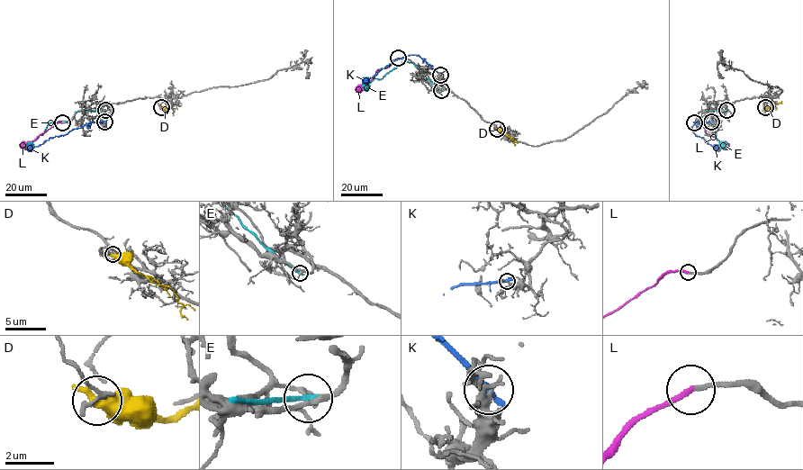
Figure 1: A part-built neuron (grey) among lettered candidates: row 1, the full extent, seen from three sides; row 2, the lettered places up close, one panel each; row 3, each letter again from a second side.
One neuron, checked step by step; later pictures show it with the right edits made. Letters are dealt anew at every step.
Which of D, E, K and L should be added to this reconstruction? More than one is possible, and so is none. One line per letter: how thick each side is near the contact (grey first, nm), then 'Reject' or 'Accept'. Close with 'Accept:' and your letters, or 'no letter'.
D: Thickness 200 nm (grey) against 550 nm. Reject
E: Thickness 150 nm (grey) against 240 nm. Reject
K: Thickness 200 nm (grey) against 340 nm. Reject
L: Thickness 190 nm (grey) against 240 nm. Accept
Accept: L

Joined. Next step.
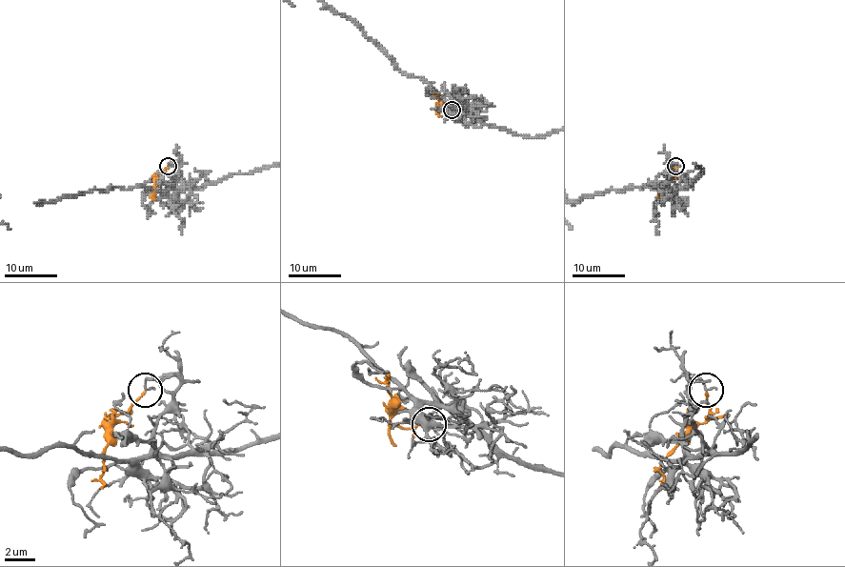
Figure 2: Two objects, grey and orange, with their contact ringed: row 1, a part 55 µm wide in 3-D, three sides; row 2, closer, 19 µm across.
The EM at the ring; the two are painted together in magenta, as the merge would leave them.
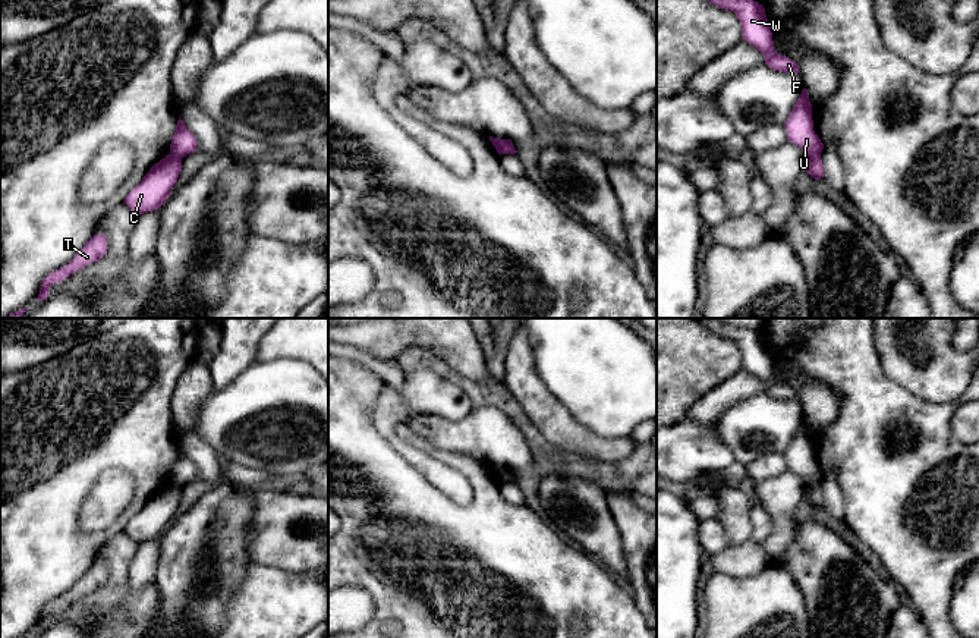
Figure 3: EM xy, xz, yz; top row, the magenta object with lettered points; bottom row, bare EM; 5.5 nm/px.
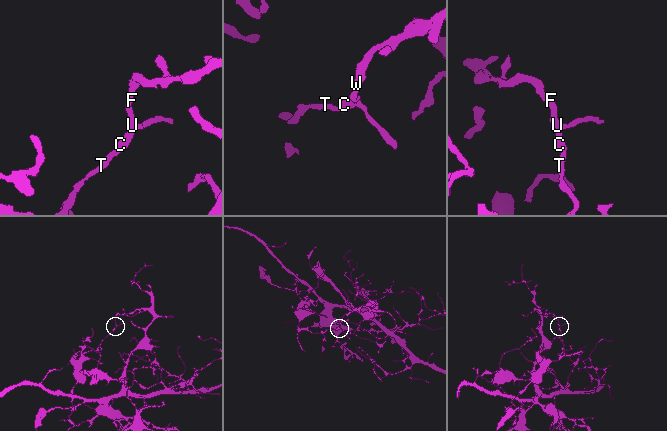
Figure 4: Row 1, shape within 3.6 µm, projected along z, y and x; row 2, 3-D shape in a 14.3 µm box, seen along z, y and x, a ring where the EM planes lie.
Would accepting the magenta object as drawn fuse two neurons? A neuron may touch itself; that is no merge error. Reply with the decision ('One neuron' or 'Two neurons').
Two neurons

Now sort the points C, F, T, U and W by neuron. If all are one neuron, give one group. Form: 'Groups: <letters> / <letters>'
Groups: C T / F U W

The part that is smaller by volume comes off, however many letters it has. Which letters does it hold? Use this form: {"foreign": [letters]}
{"foreign": ["C", "T"]}

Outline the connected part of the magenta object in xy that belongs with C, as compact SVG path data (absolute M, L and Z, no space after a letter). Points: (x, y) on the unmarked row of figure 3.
M167 483L128 522L125 532L138 544L158 538L171 524L180 500L182 487L174 483Z

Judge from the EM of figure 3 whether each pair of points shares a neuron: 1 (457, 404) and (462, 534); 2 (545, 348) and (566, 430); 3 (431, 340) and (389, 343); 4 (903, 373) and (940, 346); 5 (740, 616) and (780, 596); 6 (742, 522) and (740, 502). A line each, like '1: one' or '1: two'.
1: two
2: two
3: one
4: one
5: one
6: one

